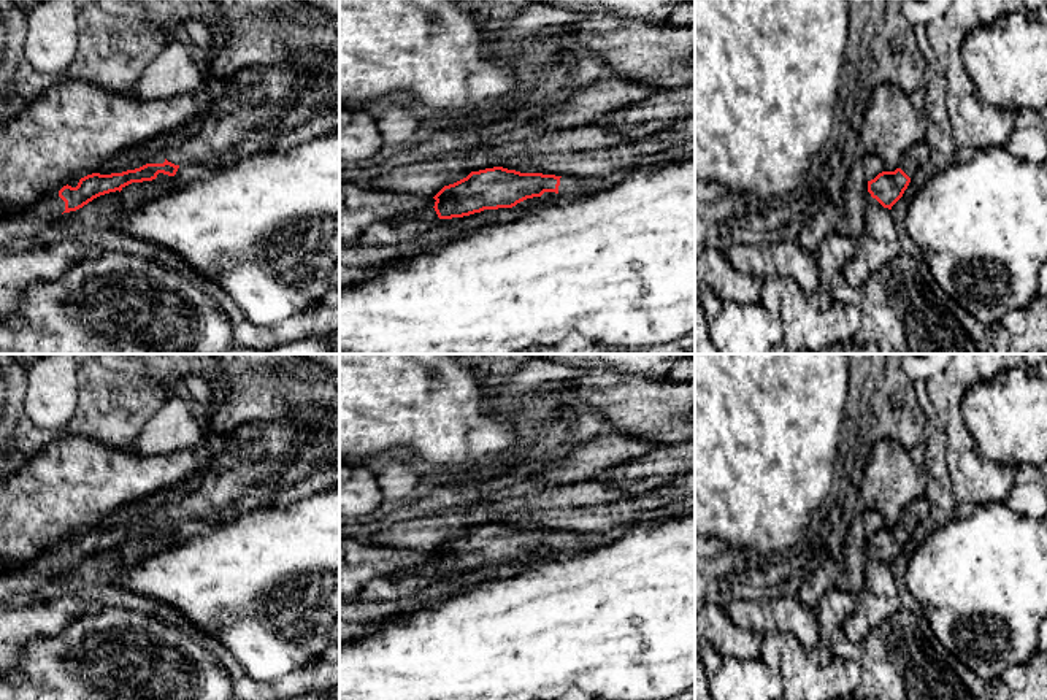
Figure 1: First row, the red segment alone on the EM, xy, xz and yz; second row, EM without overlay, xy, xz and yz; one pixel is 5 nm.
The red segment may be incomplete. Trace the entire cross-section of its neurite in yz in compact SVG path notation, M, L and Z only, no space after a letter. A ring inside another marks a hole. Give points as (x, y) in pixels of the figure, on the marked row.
M920 141L912 146L901 159L899 167L895 171L882 171L874 179L868 181L868 192L884 208L892 206L903 197L911 178L917 171L928 165L930 148L926 141Z

